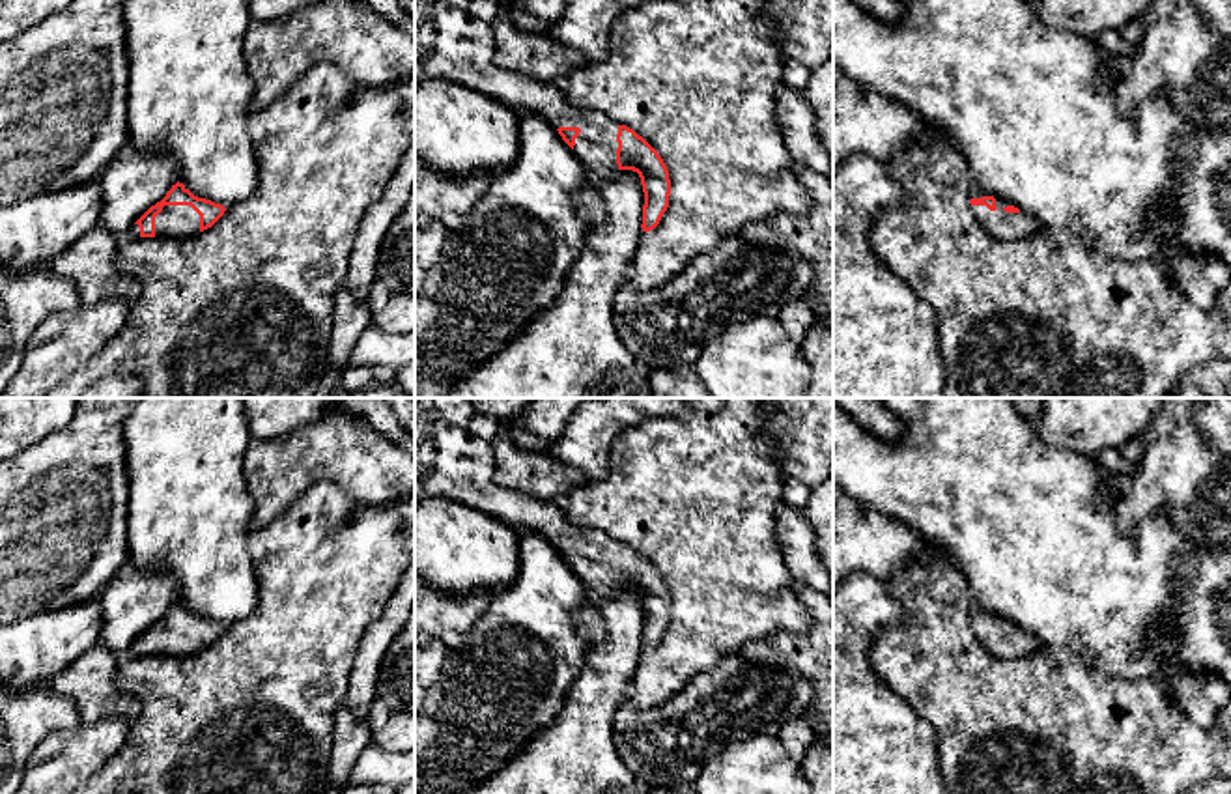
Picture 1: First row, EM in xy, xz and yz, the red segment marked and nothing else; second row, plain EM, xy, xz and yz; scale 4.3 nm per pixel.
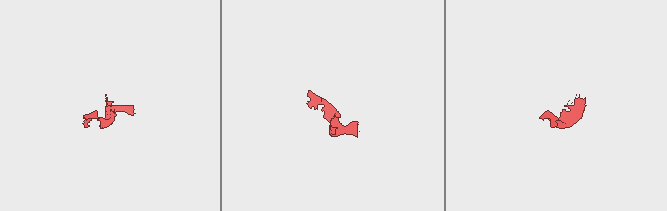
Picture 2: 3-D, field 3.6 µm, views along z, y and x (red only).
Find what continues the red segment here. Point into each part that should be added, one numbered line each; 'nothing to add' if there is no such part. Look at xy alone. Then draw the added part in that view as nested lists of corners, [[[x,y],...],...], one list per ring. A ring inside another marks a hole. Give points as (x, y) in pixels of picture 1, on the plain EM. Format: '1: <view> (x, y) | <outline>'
1: xy (174, 639) | [[[164,624],[155,635],[157,656],[191,656],[200,652],[200,633],[191,624]]]

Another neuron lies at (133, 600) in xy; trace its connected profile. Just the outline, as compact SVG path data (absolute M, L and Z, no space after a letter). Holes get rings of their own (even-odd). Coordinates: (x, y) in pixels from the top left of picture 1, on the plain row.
M125 562L99 594L101 643L121 661L131 645L179 600L179 590L168 572L144 572Z

